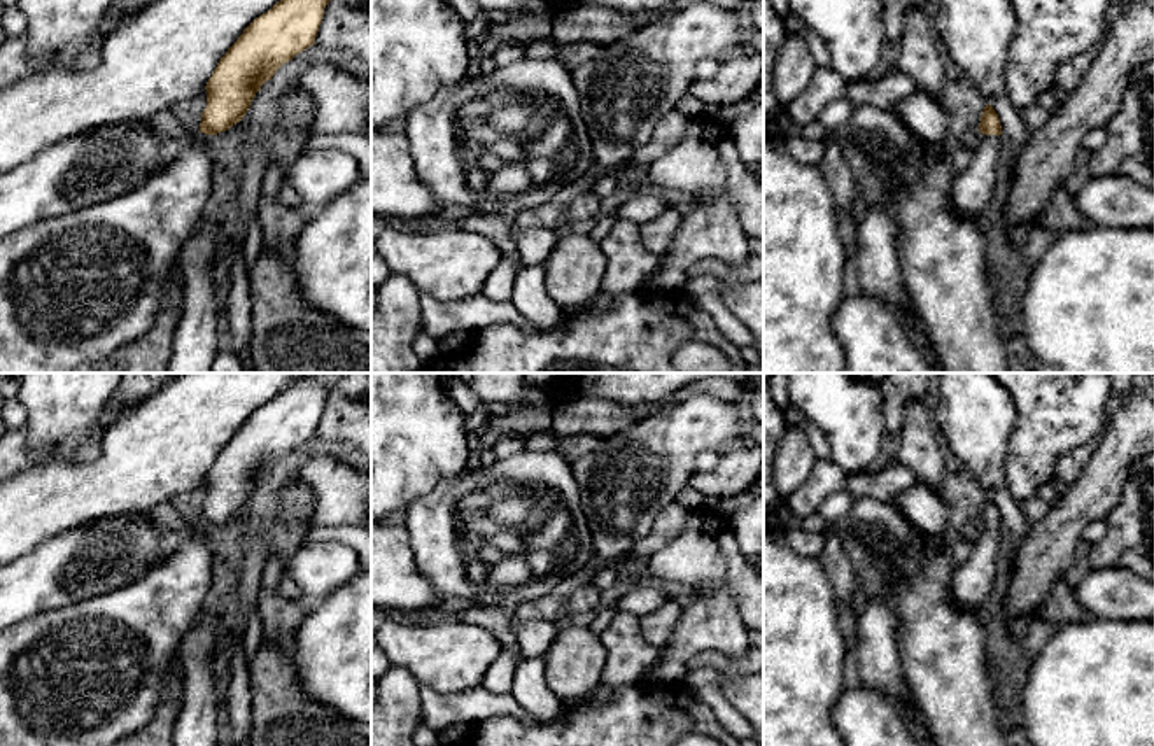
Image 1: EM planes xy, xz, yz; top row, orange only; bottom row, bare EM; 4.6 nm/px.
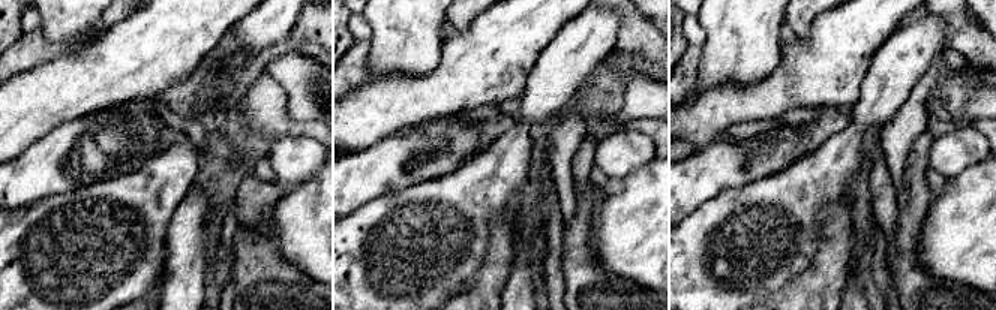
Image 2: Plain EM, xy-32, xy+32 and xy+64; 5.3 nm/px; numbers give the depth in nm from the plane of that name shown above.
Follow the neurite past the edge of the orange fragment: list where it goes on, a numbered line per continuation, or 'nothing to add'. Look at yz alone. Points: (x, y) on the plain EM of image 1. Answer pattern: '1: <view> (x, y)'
1: yz (972, 582)

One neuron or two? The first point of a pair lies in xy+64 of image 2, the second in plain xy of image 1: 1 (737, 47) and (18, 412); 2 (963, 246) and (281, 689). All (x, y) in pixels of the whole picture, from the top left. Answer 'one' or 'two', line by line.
1: two
2: two

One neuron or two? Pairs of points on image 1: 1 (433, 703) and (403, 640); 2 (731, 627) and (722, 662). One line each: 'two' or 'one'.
1: two
2: two

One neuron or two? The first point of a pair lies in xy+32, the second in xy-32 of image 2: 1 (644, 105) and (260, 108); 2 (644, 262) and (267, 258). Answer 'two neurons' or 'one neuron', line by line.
1: two neurons
2: two neurons

